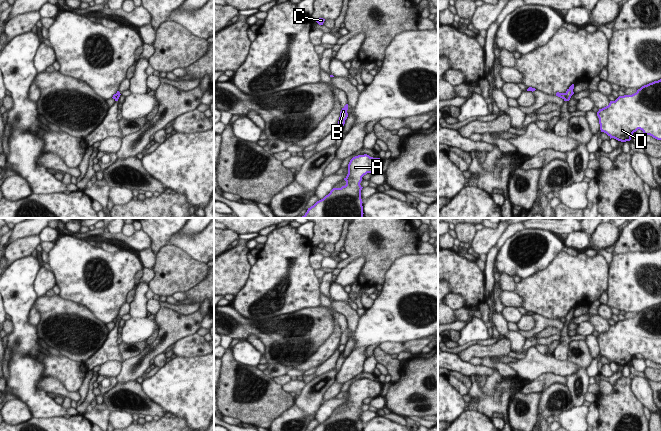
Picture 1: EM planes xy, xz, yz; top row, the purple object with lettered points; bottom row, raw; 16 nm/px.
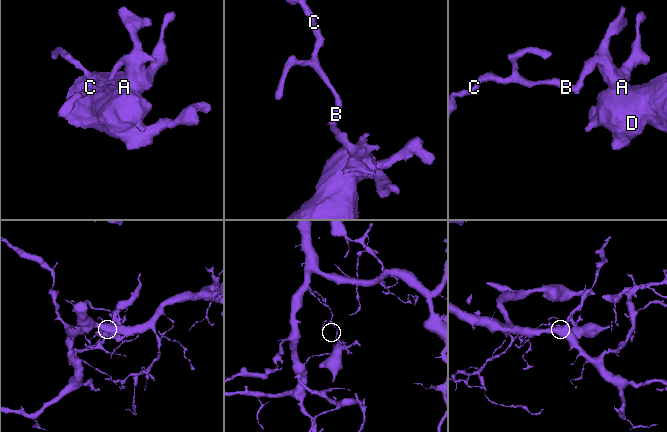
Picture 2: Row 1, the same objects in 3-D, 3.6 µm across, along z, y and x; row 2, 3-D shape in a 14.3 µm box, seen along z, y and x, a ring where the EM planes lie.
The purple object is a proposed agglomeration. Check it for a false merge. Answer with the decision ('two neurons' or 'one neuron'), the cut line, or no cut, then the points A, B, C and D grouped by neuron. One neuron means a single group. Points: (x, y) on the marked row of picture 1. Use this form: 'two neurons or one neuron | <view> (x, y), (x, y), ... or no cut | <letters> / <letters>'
two neurons | xz (344, 120), (338, 122) | A D / B C

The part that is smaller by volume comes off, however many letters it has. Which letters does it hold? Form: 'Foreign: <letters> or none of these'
Foreign: A, D

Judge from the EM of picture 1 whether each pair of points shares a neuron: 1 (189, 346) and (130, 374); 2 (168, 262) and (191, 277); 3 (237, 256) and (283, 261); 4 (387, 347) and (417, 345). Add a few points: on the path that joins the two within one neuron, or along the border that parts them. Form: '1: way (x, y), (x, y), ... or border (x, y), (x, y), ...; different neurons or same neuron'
1: border (194, 333), (181, 337), (172, 344); different neurons
2: way (174, 268), (178, 272), (185, 273); same neuron
3: border (251, 267), (248, 278), (241, 289); different neurons
4: way (394, 347), (410, 345); same neuron

